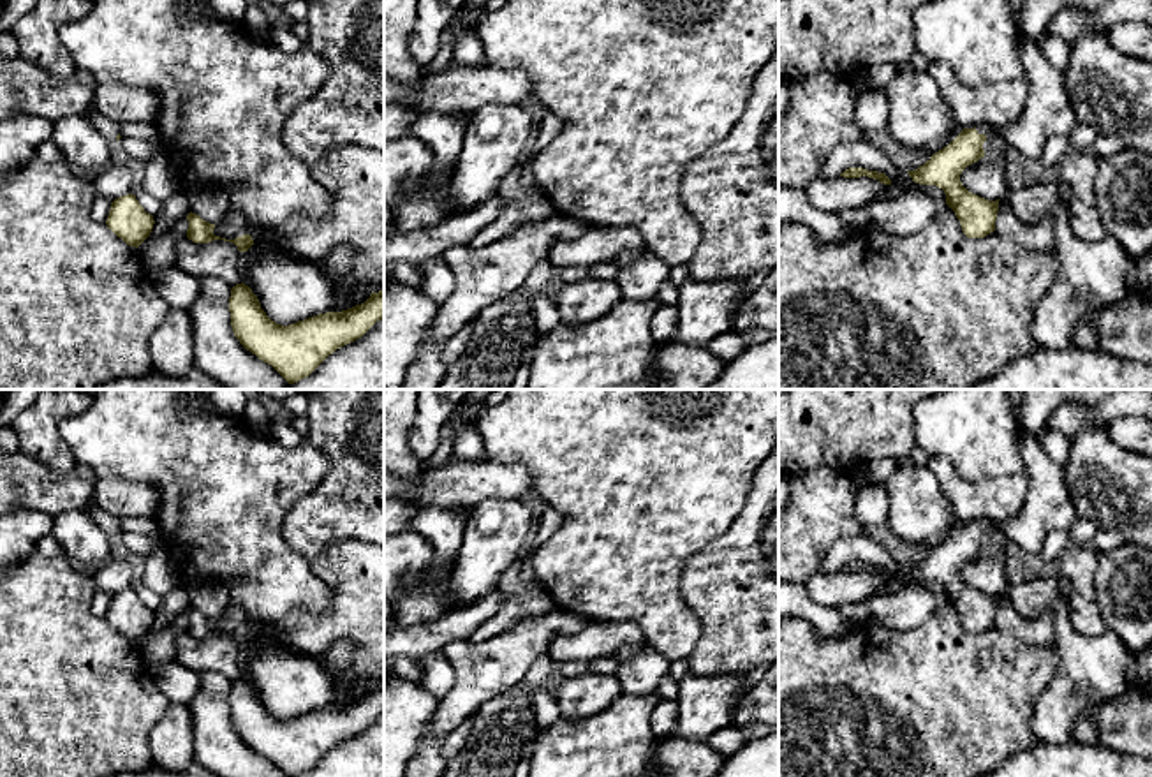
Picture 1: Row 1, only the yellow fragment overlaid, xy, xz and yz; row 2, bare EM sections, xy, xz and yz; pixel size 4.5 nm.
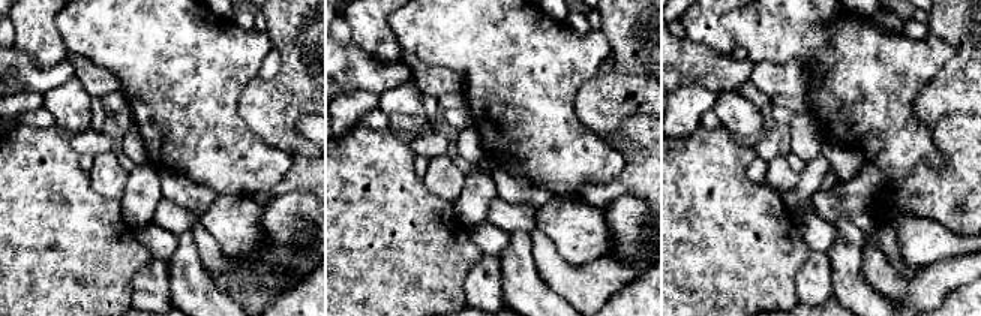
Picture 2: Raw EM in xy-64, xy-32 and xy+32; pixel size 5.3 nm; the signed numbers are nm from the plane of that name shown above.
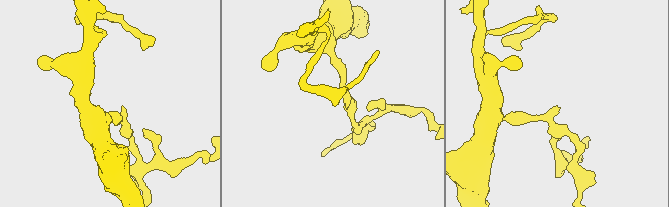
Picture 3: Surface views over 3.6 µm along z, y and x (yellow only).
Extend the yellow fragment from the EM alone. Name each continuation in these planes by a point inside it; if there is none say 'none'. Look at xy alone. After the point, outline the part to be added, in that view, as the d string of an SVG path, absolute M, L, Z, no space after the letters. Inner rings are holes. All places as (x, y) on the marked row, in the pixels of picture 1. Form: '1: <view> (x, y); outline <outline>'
1: xy (106, 127); outline M93 115L93 123L97 125L99 132L109 139L111 143L116 141L116 136L120 134L120 125L107 120L106 116L102 115Z

